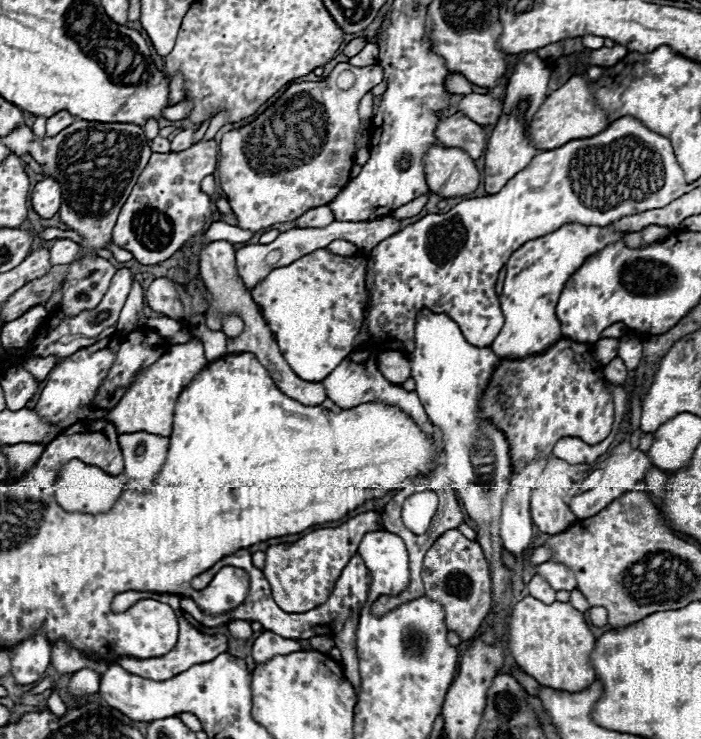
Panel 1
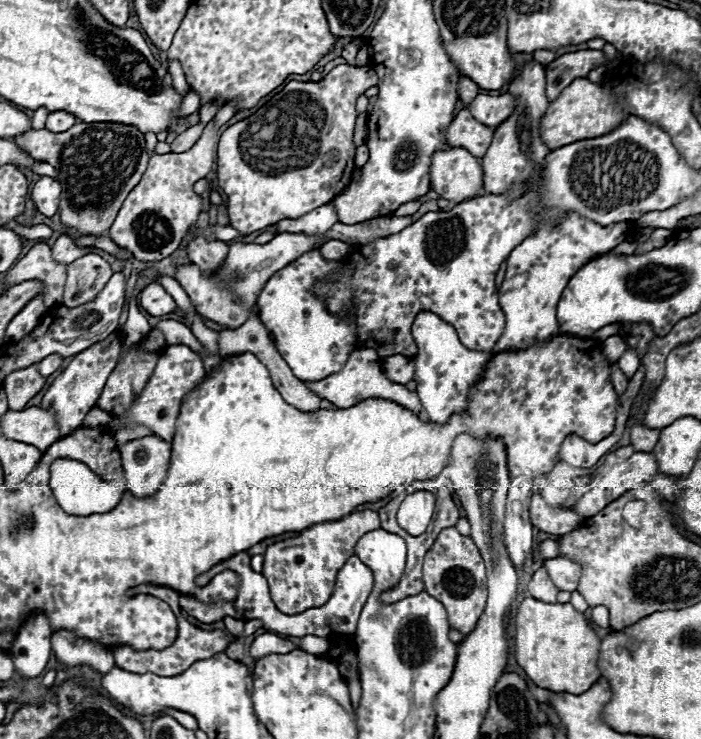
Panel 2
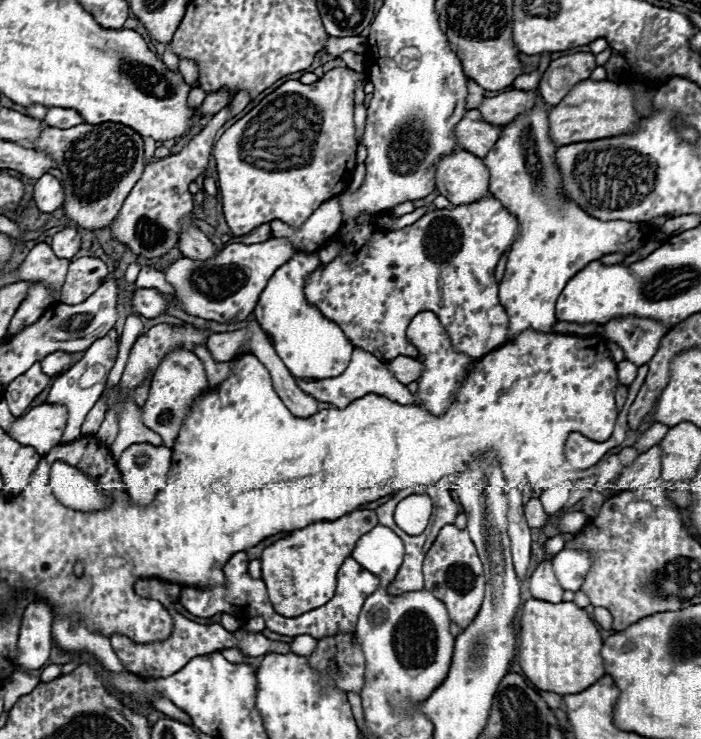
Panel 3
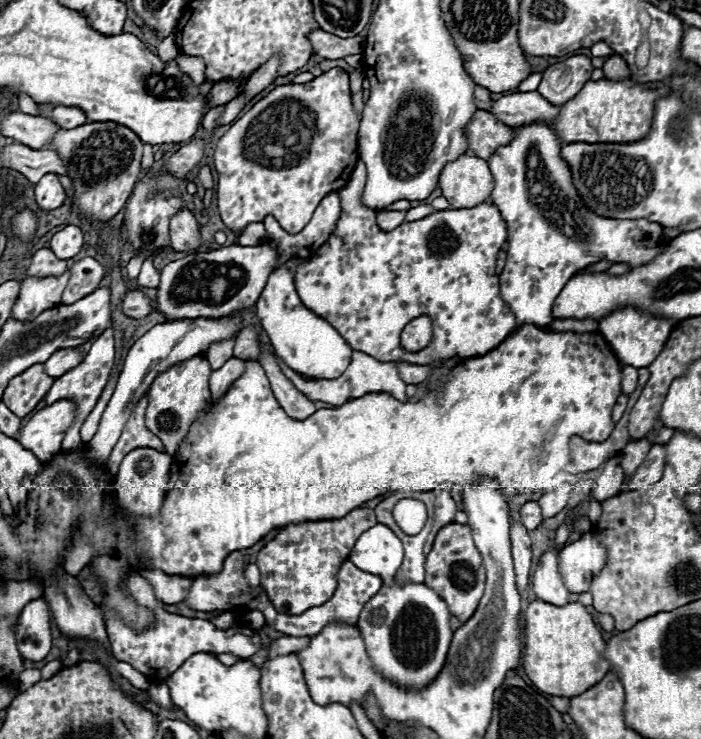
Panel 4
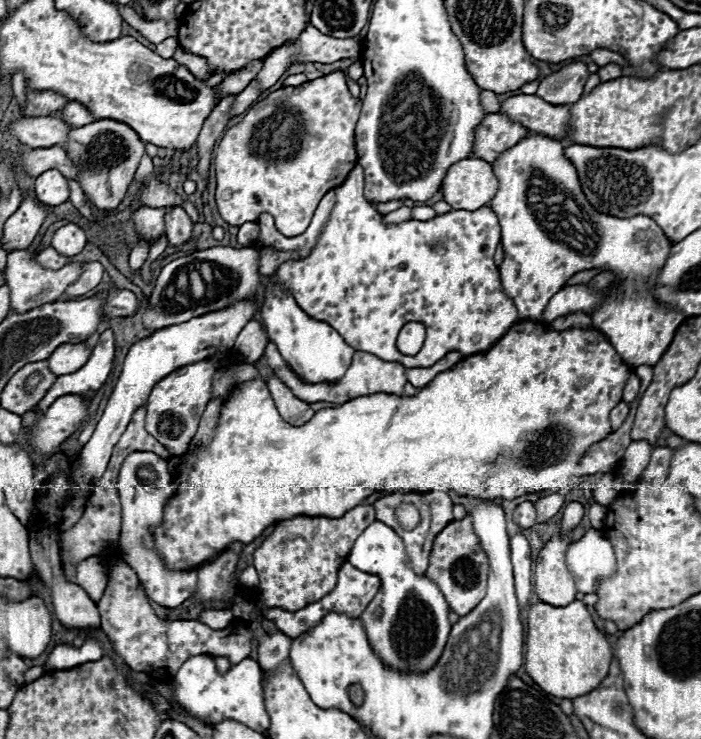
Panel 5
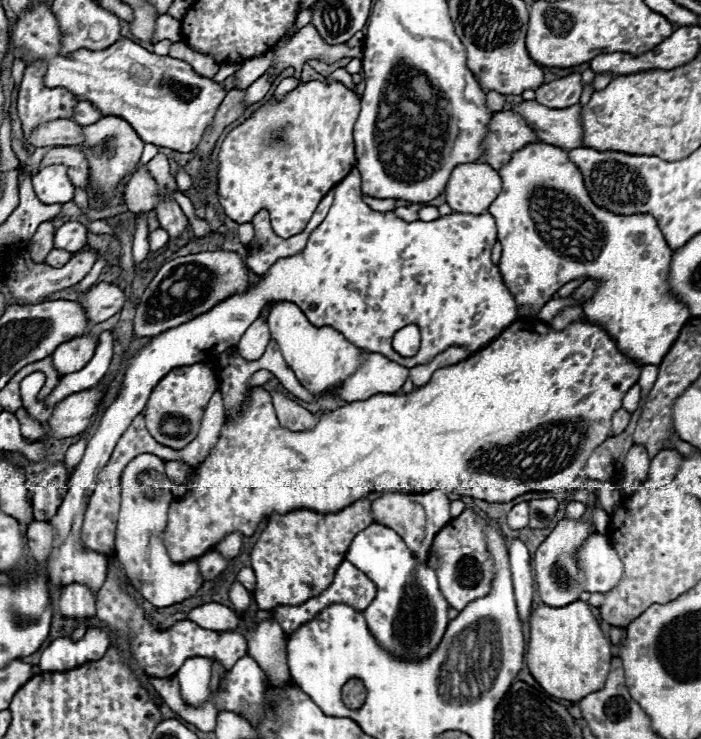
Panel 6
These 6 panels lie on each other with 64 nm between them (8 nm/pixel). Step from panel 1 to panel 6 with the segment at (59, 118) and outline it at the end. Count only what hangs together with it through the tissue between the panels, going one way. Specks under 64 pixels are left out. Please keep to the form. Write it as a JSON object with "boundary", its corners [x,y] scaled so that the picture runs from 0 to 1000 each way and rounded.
{"boundary":[[[114,135],[108,143],[106,143],[106,157],[103,162],[117,168],[117,171],[126,171],[126,168],[134,168],[140,162],[146,162],[148,157],[134,146],[134,141],[128,141],[126,135]]]}

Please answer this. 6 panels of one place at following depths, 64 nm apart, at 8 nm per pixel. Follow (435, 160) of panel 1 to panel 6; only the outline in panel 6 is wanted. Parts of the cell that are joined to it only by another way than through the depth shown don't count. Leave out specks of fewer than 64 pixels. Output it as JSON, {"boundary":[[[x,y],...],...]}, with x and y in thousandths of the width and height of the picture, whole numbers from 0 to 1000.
{"boundary":[[[653,222],[636,249],[636,273],[662,290],[688,290],[716,257],[716,244],[699,222]]]}

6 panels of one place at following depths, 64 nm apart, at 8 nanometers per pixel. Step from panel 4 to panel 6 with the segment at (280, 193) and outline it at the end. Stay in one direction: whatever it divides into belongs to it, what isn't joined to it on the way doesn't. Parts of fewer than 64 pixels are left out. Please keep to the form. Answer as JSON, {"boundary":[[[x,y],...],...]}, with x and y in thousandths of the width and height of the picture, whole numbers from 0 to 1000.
{"boundary":[[[437,111],[431,116],[425,116],[422,122],[411,124],[408,133],[397,141],[388,141],[388,138],[379,138],[377,143],[371,143],[348,168],[342,168],[340,173],[334,173],[322,189],[317,192],[317,200],[314,200],[314,208],[311,208],[311,273],[320,284],[320,290],[325,295],[331,295],[334,300],[340,303],[348,303],[348,300],[357,300],[362,287],[379,281],[385,287],[385,303],[388,303],[388,311],[394,319],[399,322],[414,322],[425,314],[431,314],[431,309],[437,309],[442,292],[448,290],[454,273],[459,271],[459,265],[474,257],[488,241],[496,238],[496,233],[505,227],[508,222],[508,214],[505,214],[505,187],[502,187],[502,173],[505,173],[505,165],[511,160],[511,152],[514,152],[514,133],[496,122],[491,114],[485,111]]]}

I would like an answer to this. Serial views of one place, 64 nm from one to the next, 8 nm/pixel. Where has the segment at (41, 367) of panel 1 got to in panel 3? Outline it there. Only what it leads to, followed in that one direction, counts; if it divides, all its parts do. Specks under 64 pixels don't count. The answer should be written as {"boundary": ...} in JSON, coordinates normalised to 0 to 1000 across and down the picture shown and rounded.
{"boundary":[[[83,474],[83,476],[71,479],[71,482],[66,482],[66,487],[60,487],[60,503],[68,506],[68,509],[80,509],[80,506],[91,503],[94,498],[100,498],[103,493],[106,493],[103,479]]]}

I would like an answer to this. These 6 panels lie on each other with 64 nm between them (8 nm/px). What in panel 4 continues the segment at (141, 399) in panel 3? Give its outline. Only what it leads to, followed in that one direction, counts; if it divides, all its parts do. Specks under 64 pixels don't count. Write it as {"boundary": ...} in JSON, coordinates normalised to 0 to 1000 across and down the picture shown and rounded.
{"boundary":[[[205,536],[205,539],[191,549],[191,558],[185,560],[185,568],[183,568],[183,574],[180,574],[180,579],[177,579],[168,601],[165,601],[163,609],[160,609],[160,617],[157,617],[154,631],[151,631],[157,647],[165,647],[168,631],[171,631],[174,620],[177,620],[185,609],[191,609],[191,606],[220,606],[220,609],[225,609],[225,612],[234,612],[231,598],[228,598],[217,585],[211,585],[208,576],[205,576],[208,547],[211,547],[211,539]]]}

